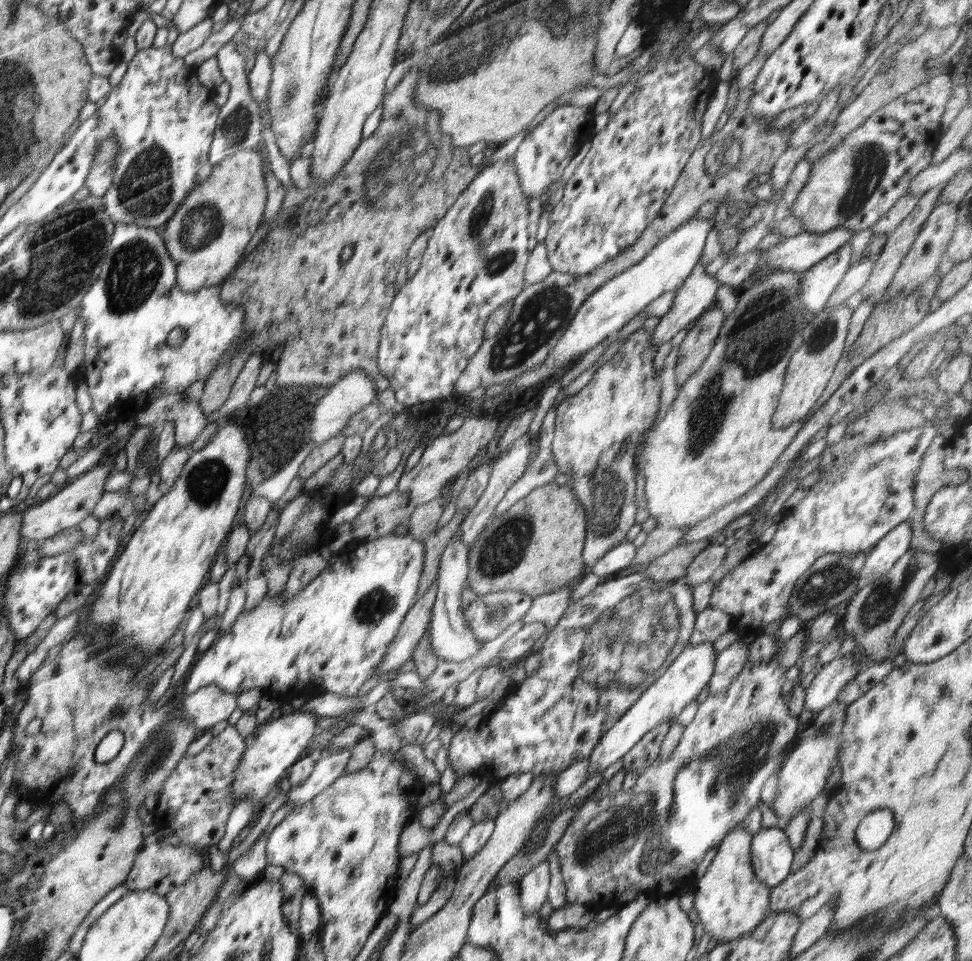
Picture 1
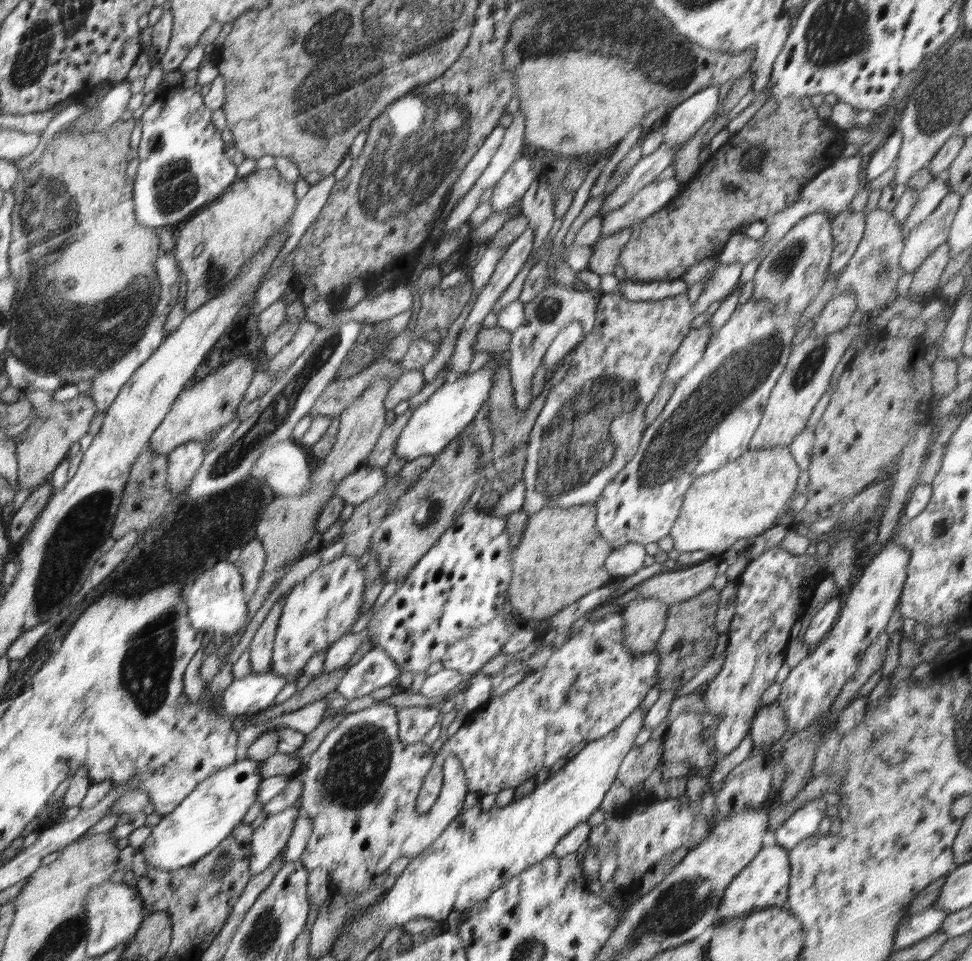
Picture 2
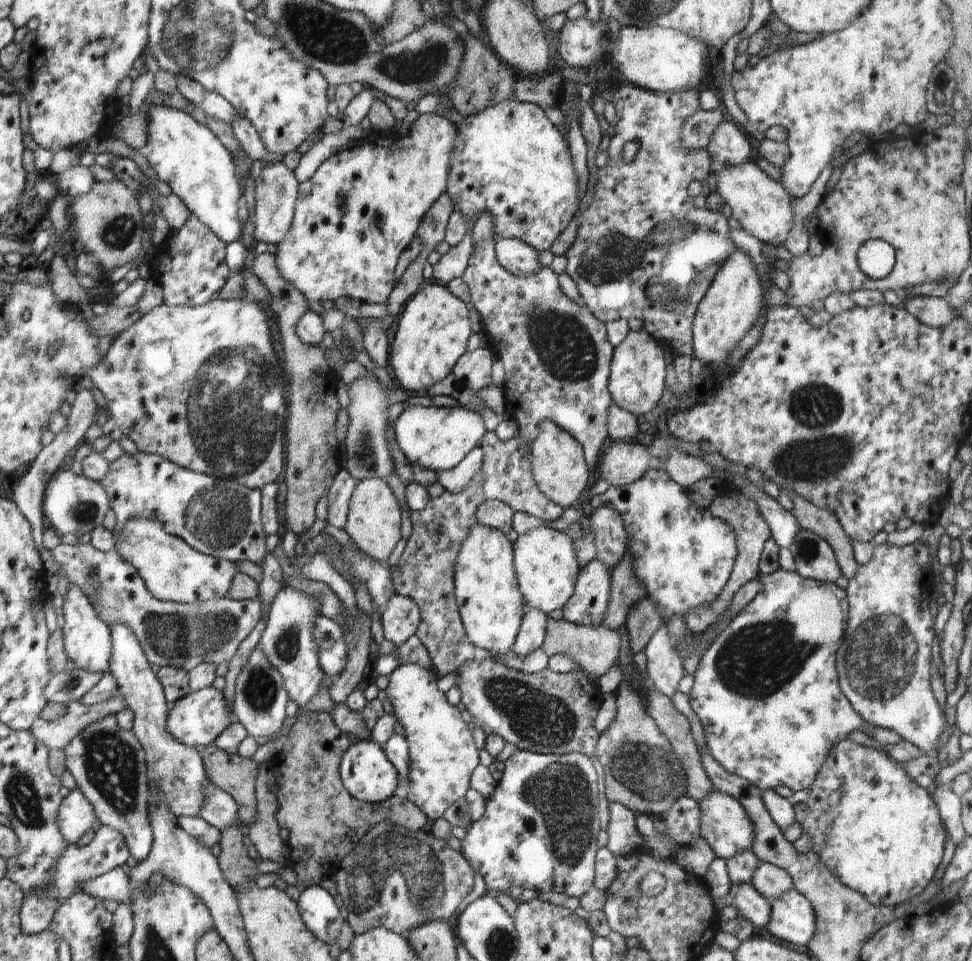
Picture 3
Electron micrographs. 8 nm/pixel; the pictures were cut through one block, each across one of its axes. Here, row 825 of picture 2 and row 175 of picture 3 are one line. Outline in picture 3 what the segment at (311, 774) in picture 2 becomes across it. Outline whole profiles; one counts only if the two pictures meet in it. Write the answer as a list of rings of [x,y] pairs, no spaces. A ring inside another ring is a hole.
[[[442,94],[424,95],[415,107],[420,116],[411,124],[410,135],[406,139],[395,136],[390,148],[363,139],[326,158],[312,178],[299,183],[292,226],[284,240],[276,244],[274,258],[282,278],[294,284],[294,288],[298,288],[308,302],[334,302],[344,296],[368,304],[388,300],[395,285],[394,272],[400,254],[417,236],[424,214],[438,200],[438,196],[446,192],[450,154],[458,136],[456,125],[441,116],[449,103],[449,99]]]

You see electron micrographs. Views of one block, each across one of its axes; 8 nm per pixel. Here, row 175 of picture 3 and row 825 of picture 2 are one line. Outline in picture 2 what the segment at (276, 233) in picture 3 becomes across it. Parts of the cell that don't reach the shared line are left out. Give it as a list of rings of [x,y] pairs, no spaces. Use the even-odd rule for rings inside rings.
[[[290,806],[280,814],[266,817],[264,823],[253,830],[249,863],[251,876],[263,872],[285,849],[299,814],[298,808]]]

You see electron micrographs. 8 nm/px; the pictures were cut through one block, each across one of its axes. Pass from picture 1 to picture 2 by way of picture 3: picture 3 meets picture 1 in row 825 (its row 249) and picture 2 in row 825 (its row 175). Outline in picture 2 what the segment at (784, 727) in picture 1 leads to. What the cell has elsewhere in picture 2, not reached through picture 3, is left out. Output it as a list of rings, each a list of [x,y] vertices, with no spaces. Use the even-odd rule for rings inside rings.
[[[686,795],[672,799],[656,799],[654,804],[640,805],[640,808],[636,808],[624,818],[608,816],[601,824],[592,827],[588,836],[588,848],[594,847],[600,859],[614,847],[618,849],[617,868],[612,877],[616,886],[625,890],[652,871],[664,856],[669,856],[678,848],[686,847],[691,850],[707,837],[711,827],[711,822],[707,821],[704,815],[694,815],[694,812],[689,810]]]

